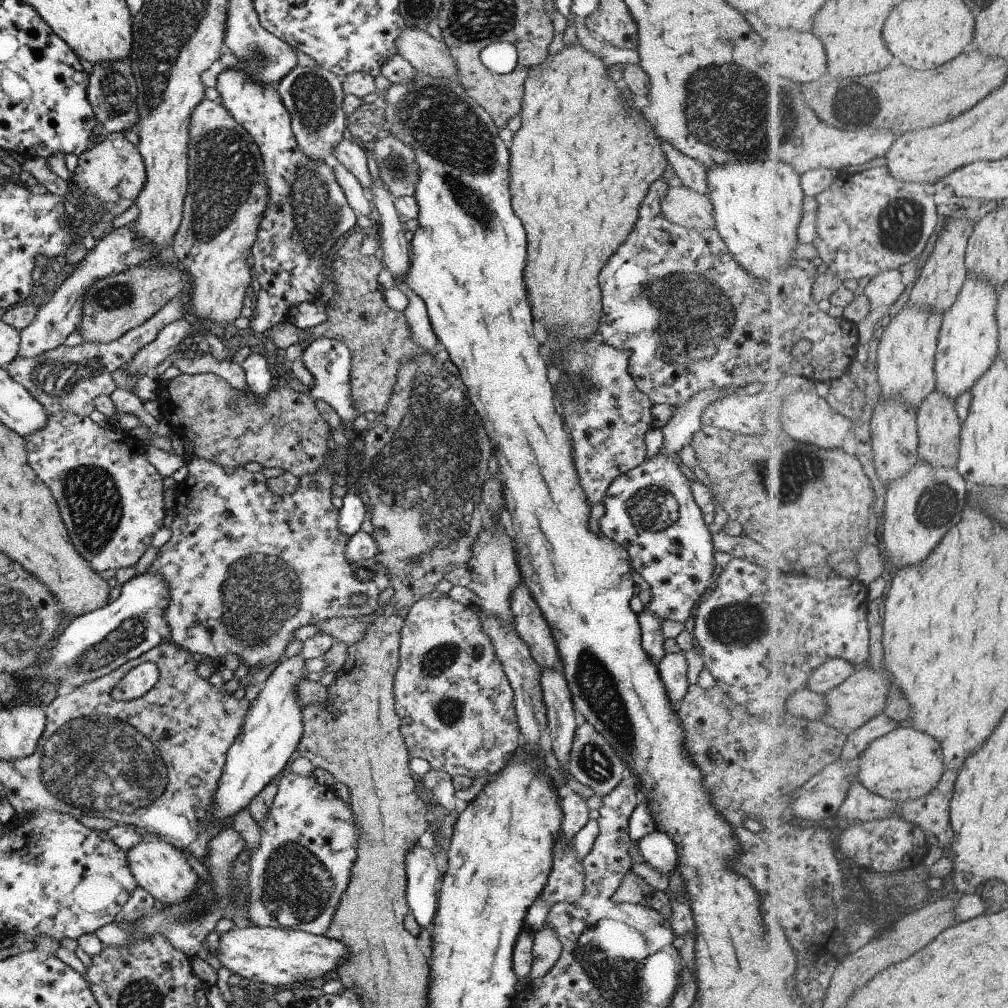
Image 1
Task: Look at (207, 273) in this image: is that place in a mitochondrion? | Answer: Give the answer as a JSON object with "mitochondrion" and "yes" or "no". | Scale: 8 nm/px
{"mitochondrion":"no"}

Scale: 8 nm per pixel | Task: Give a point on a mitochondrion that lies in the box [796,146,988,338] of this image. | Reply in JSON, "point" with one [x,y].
{"point":[899,224]}

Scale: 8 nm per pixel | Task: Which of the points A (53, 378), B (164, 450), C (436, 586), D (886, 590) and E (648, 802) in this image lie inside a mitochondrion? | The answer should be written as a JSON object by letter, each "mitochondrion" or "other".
{"A":"mitochondrion","B":"other","C":"other","D":"other","E":"other"}

